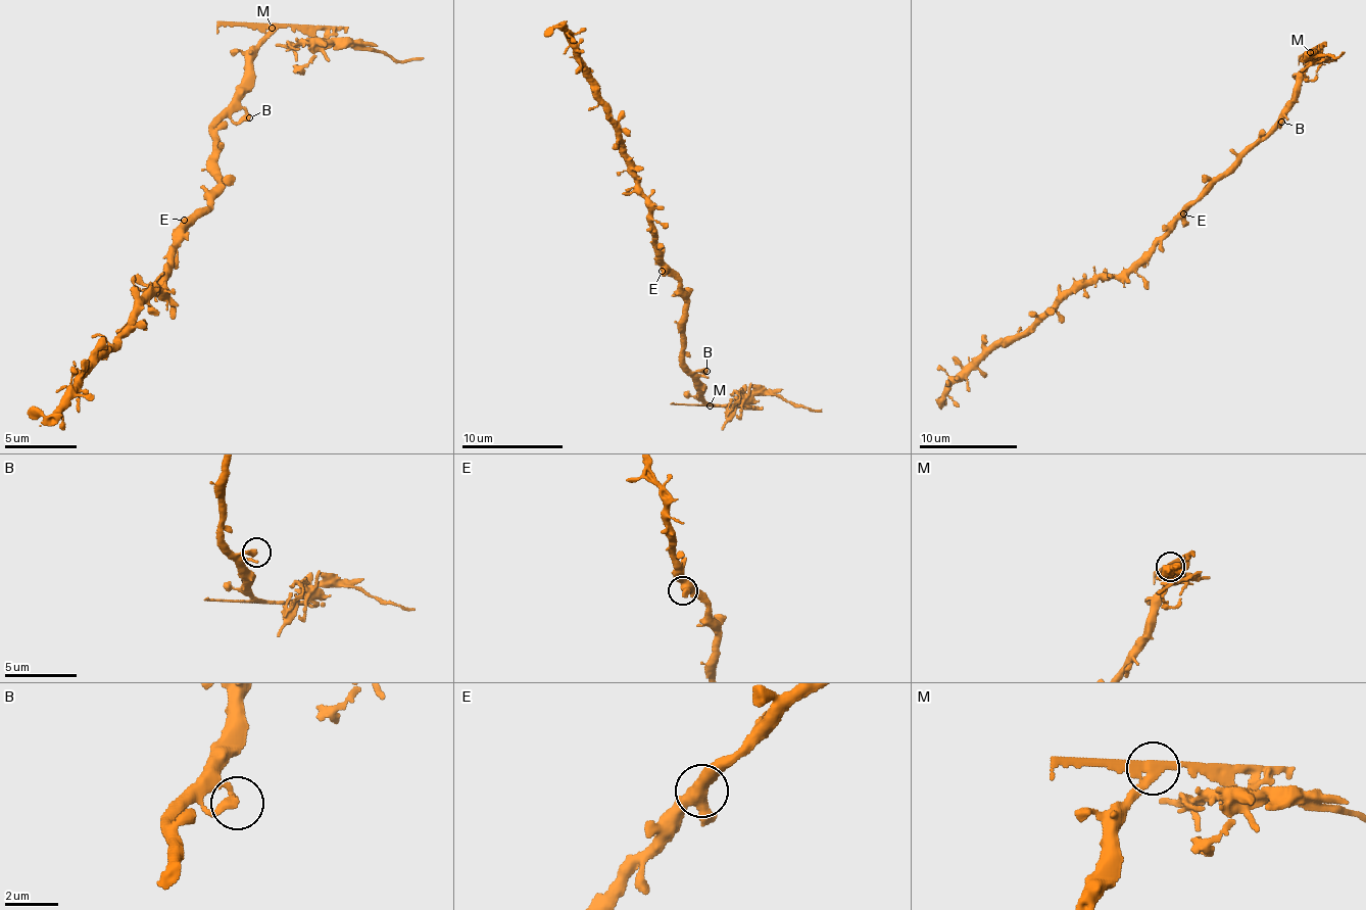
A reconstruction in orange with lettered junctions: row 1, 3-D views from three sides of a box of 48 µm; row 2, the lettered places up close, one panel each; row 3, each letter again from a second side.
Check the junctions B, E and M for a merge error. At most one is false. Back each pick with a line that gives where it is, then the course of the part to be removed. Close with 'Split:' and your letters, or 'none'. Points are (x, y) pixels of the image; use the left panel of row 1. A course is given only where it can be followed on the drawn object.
M: at (272, 28); foreign part runs (272, 28), (306, 26), (316, 37), (373, 48), (392, 58), (422, 57)
Split: M

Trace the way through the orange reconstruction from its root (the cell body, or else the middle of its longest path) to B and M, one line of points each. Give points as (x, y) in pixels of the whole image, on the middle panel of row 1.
B: (668, 269), (685, 301), (679, 328), (683, 340), (680, 354), (690, 372), (706, 371)
M: (668, 269), (678, 282), (676, 287), (685, 302), (678, 331), (682, 343), (679, 354), (696, 392), (710, 404)

